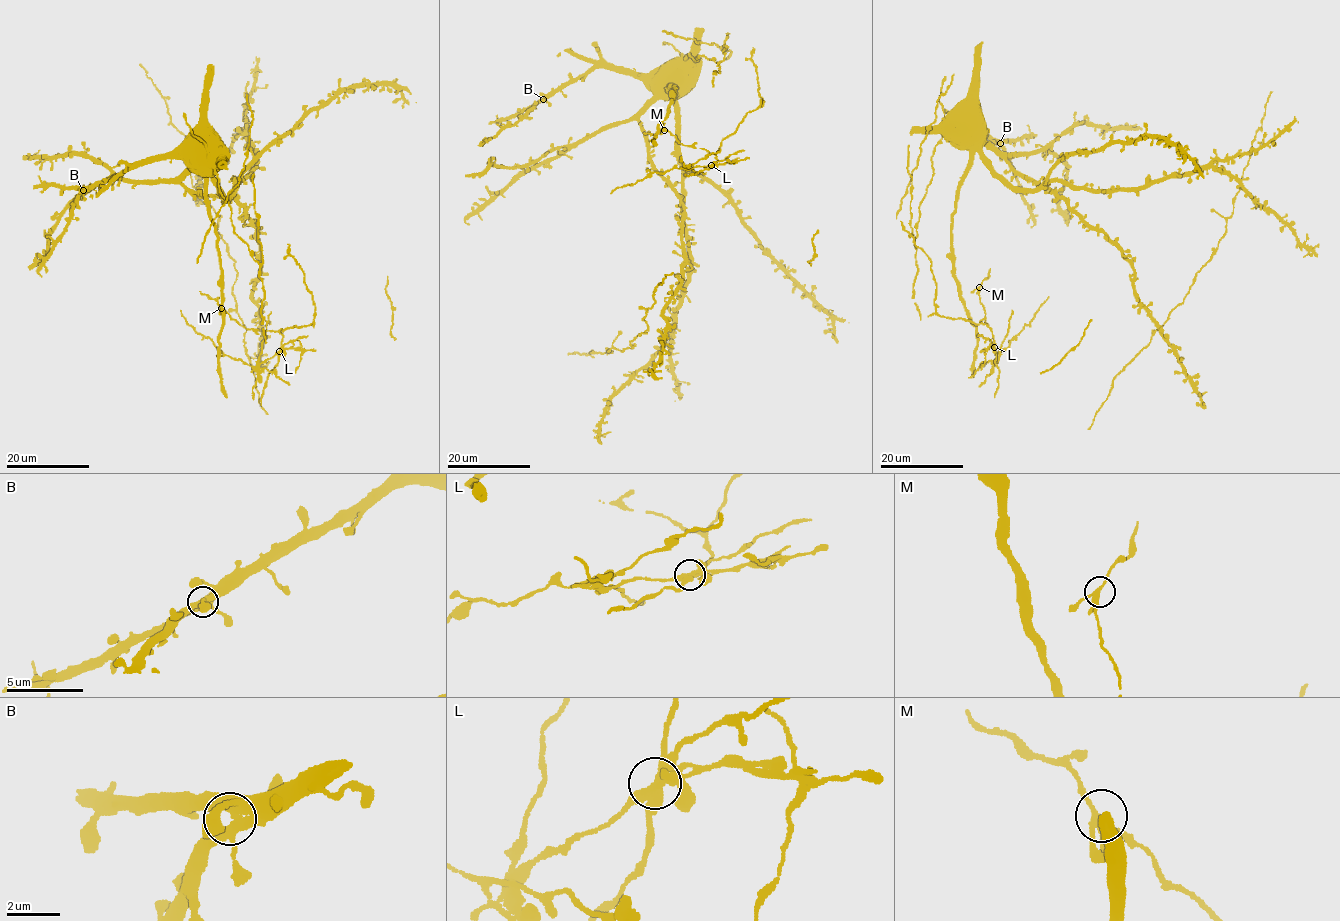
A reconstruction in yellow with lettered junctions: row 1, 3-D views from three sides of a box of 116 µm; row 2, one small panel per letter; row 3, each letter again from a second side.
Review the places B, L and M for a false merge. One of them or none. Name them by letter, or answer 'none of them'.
L

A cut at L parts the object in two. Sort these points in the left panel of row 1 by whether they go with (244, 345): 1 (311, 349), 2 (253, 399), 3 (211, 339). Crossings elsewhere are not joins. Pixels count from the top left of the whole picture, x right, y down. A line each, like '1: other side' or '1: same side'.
1: other side
2: other side
3: other side

